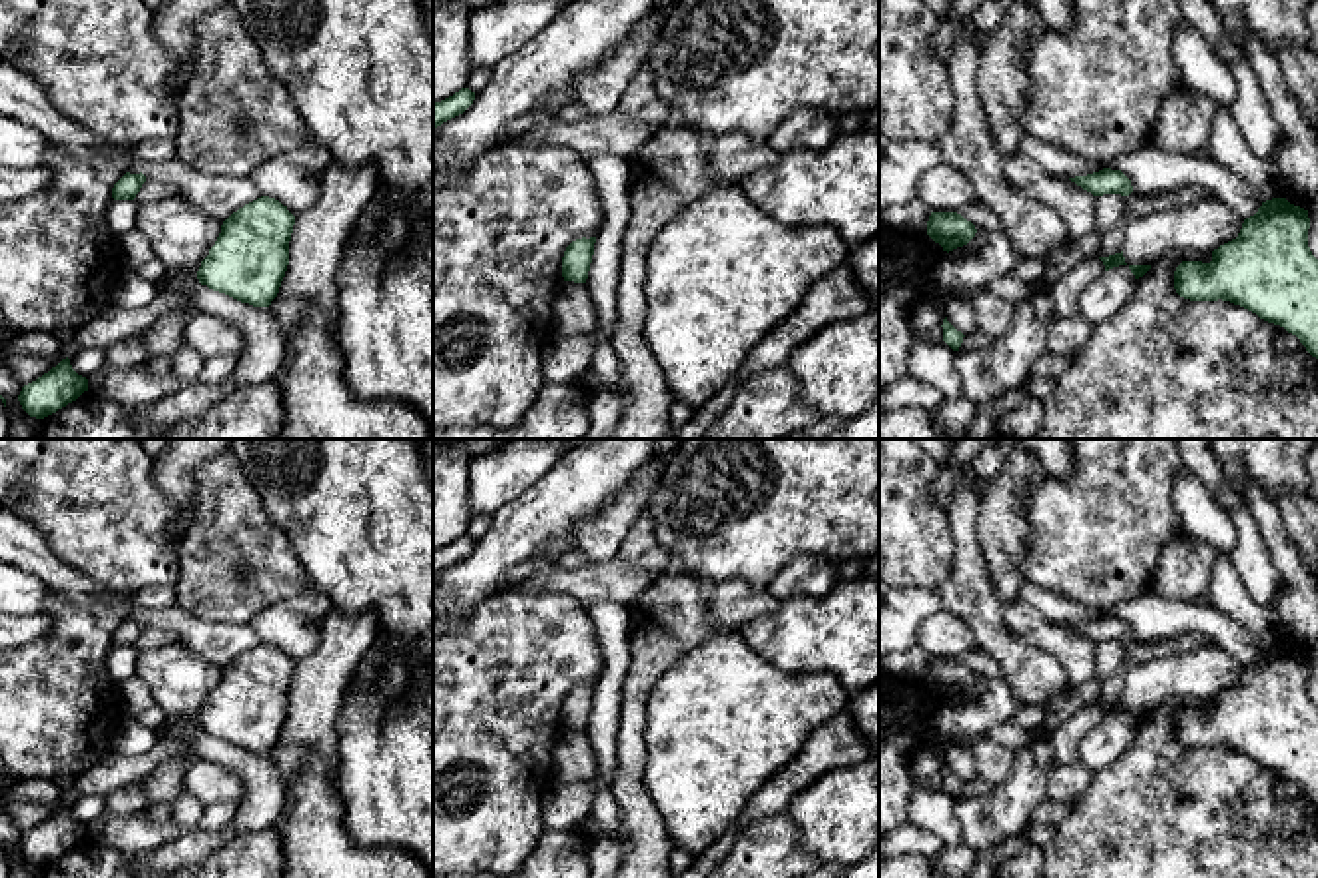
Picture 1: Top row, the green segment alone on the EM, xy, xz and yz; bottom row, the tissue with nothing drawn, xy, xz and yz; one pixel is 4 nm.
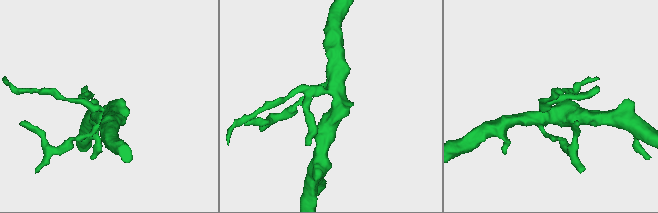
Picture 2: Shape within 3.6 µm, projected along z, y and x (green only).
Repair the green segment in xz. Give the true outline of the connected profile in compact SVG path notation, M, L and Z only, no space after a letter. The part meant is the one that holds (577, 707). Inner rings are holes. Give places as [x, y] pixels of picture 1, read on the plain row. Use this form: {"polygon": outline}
{"polygon": "M582 684L572 688L562 704L562 724L564 728L586 730L596 684Z"}

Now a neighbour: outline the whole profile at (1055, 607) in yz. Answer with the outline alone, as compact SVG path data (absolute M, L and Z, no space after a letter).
M1031 581L1021 583L1017 601L1033 605L1047 623L1055 625L1075 625L1103 617L1101 613L1091 611L1081 603L1075 603L1057 591L1043 589Z

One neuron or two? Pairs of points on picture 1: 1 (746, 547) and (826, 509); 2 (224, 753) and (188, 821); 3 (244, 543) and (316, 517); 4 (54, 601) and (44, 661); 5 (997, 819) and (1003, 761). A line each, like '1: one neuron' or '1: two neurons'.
1: one neuron
2: two neurons
3: two neurons
4: one neuron
5: two neurons

